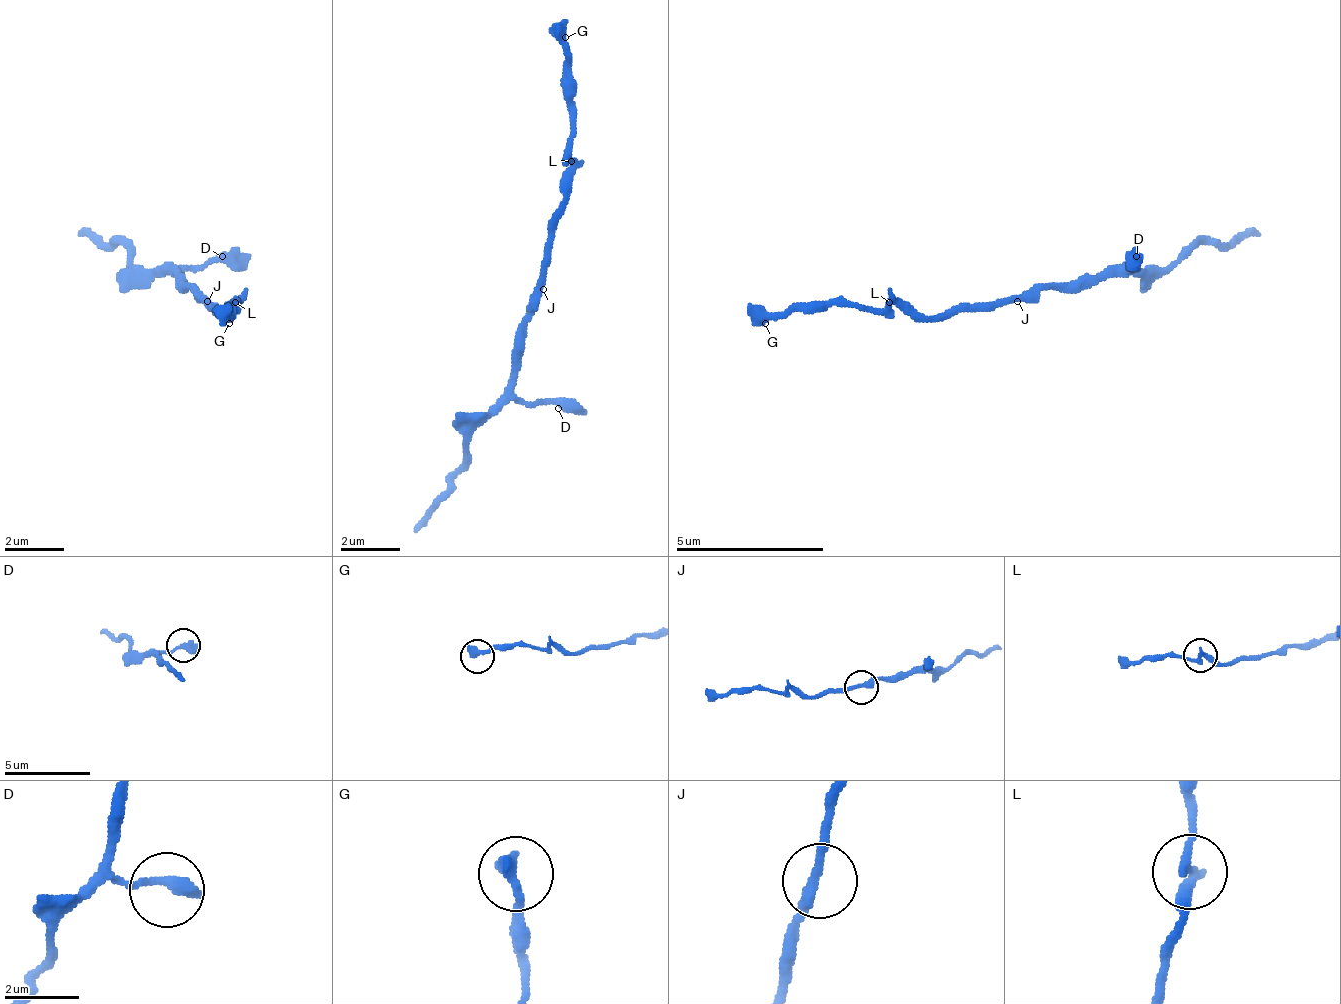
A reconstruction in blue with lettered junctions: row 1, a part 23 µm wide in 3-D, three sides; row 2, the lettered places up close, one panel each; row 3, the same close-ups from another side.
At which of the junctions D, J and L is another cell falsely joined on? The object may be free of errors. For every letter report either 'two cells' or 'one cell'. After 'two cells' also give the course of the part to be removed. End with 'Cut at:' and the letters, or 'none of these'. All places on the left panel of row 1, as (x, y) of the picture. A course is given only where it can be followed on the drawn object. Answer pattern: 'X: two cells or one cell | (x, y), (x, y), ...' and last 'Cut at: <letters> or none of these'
D: one cell
J: one cell
L: two cells | (237, 301), (229, 315), (229, 301)
Cut at: L

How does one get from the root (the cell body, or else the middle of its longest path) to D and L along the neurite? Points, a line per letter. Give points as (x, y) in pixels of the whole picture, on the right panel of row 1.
D: (1017, 293), (1040, 293), (1047, 286), (1062, 286), (1069, 278), (1099, 278), (1107, 271), (1121, 271), (1136, 256)
L: (1017, 293), (1010, 293), (1003, 301), (973, 301), (966, 308), (943, 308), (936, 315), (914, 315), (891, 301)

